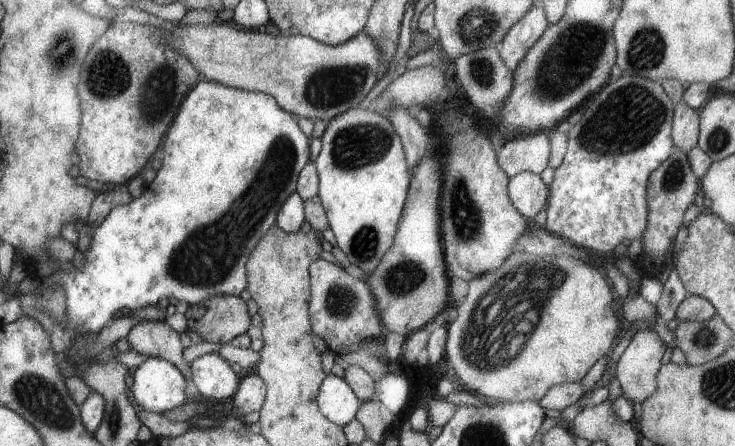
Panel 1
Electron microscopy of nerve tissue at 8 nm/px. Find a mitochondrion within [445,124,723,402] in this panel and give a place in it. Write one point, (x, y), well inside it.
(495, 336)

